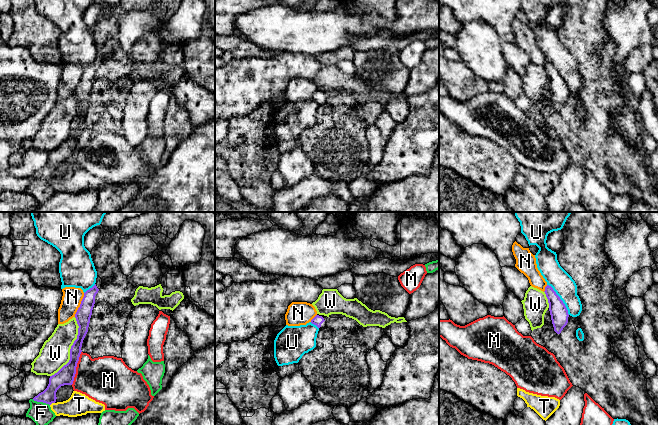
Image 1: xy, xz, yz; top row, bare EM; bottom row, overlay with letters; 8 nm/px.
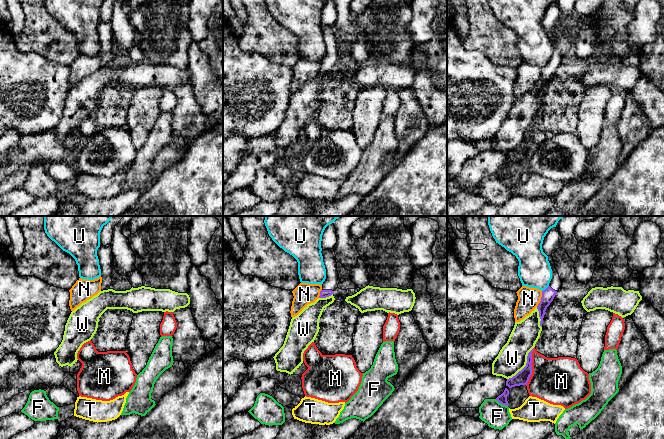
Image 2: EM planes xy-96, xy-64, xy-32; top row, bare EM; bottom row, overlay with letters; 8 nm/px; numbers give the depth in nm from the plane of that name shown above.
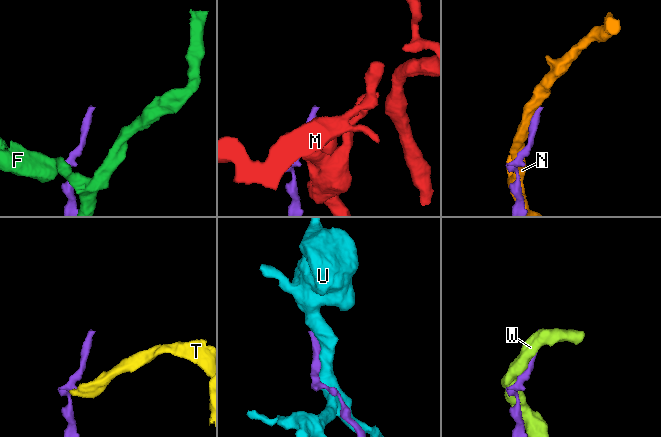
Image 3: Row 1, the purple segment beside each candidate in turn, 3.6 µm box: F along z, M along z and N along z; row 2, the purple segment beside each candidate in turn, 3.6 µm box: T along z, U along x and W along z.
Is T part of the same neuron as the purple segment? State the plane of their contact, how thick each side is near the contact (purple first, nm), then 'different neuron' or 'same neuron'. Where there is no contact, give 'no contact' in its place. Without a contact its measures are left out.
meets purple in xy; 140 nm thick on the purple side, 180 nm on the other; different neuron

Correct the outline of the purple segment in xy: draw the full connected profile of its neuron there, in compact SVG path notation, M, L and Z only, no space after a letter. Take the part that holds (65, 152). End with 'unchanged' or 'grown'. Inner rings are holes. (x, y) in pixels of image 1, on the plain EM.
M97 52L95 61L84 69L84 73L78 84L75 94L78 104L77 115L70 125L70 136L57 149L50 152L47 164L33 174L34 177L51 181L56 178L56 168L64 161L72 161L76 150L76 143L82 128L83 116L88 108L92 86L95 80L95 72L102 62L102 55Z; grown

